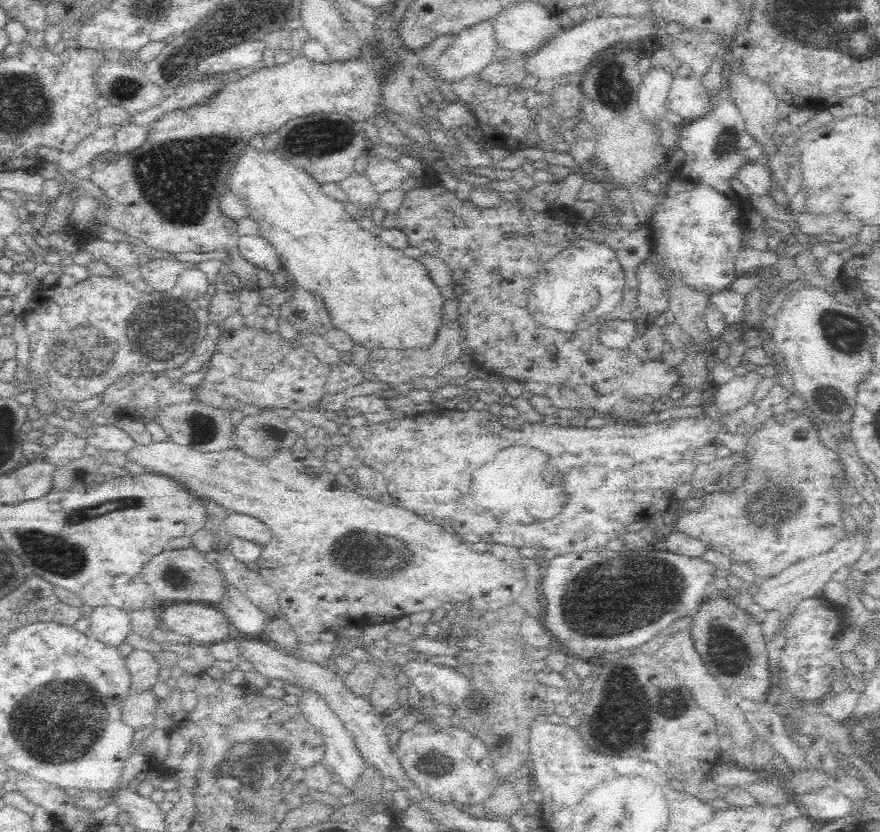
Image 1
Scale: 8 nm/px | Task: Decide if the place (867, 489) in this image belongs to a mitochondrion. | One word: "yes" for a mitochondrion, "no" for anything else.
no

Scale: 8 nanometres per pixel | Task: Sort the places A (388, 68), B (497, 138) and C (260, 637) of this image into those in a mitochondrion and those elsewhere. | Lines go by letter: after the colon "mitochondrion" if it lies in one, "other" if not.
A: other
B: other
C: other

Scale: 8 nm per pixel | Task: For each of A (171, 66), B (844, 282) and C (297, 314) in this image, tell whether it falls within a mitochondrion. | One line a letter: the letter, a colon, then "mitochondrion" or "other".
A: mitochondrion
B: other
C: other

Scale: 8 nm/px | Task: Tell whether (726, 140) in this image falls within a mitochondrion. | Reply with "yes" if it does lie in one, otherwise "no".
yes

